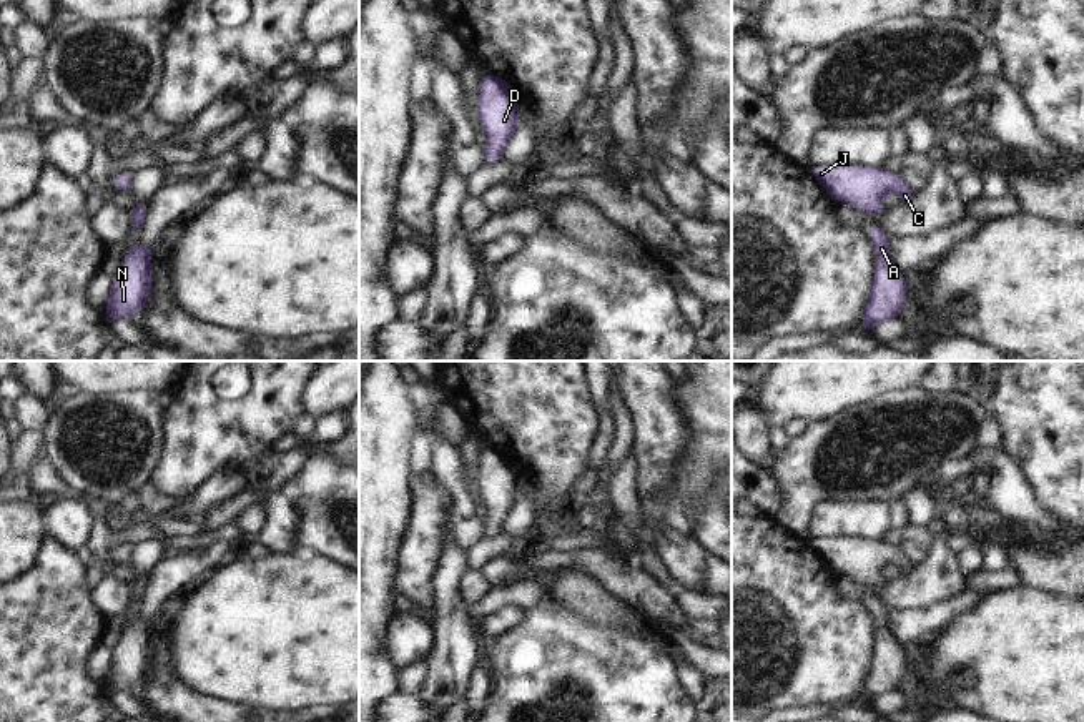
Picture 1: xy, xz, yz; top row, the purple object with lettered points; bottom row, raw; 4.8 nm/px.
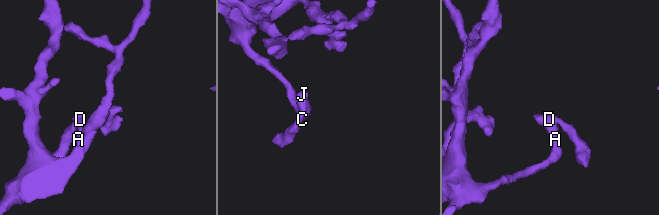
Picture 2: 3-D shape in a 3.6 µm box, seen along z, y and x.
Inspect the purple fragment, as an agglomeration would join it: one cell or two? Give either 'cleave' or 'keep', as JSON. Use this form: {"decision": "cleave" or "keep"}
{"decision": "keep"}

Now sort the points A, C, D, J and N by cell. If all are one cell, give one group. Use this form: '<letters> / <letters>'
A C D J N

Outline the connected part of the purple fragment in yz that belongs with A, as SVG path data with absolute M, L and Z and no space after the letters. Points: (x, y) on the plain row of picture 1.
M871 597L865 604L876 619L876 644L871 669L863 685L863 704L870 705L888 692L899 689L906 674L906 654L889 632L889 612L881 601Z

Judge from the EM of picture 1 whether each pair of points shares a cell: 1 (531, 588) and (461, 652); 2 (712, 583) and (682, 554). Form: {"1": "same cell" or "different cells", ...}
{"1": "different cells", "2": "same cell"}

